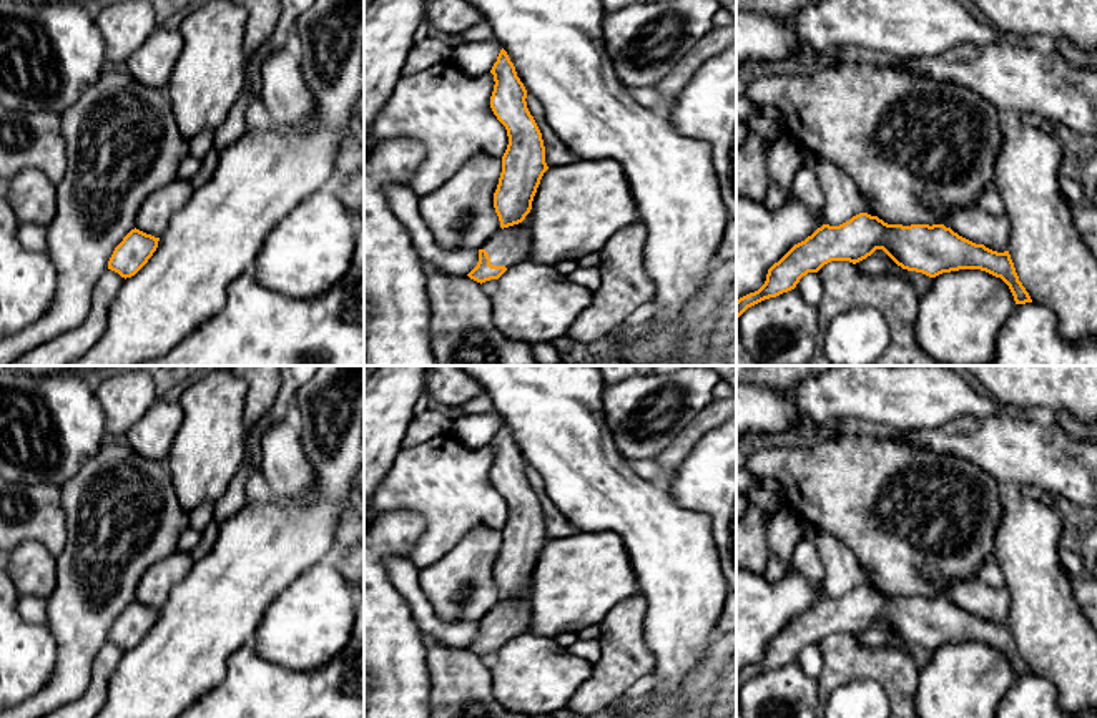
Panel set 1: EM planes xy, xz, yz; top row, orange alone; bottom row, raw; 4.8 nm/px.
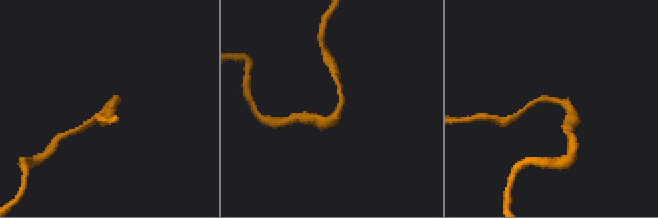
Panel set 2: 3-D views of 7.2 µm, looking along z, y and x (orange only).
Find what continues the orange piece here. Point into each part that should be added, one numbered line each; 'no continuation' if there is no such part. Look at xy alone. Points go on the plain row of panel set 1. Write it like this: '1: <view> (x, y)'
1: xy (157, 582)

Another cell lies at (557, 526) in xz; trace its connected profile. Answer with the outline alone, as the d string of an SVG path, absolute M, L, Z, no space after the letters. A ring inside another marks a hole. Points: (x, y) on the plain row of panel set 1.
M527 465L527 480L530 487L534 489L544 512L545 519L545 535L548 540L563 538L570 534L573 534L577 529L563 517L563 514L553 505L553 502L548 499L544 489L542 477Z

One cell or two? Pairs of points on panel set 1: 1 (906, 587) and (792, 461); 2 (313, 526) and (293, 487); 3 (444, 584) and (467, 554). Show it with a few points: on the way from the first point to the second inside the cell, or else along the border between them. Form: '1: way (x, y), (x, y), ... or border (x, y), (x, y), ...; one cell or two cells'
1: way (886, 555), (823, 492); one cell
2: border (309, 461), (314, 489), (291, 502), (273, 499); two cells
3: way (451, 577), (467, 560); one cell

